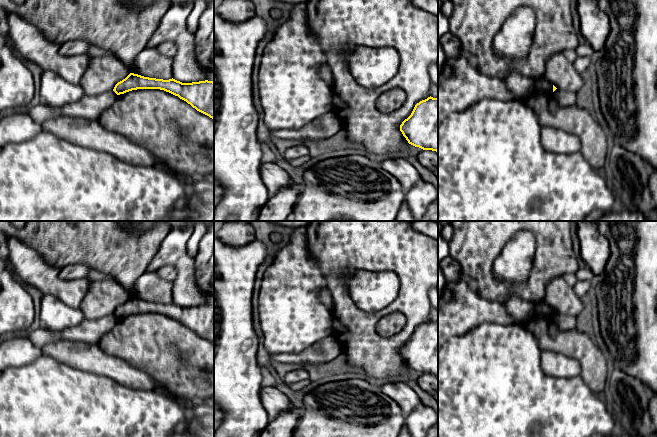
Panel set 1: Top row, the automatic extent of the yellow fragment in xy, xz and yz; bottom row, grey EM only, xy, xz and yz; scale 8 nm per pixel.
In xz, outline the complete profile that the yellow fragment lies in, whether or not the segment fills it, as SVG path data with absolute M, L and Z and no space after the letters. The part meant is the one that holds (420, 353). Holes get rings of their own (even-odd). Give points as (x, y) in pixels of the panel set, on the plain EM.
M430 320L417 327L400 355L409 368L438 376L438 322Z

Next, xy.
M130 297L125 303L115 309L113 315L117 319L120 319L137 313L164 314L178 320L197 335L214 343L213 305L205 304L192 307L182 307L173 302L163 304Z

